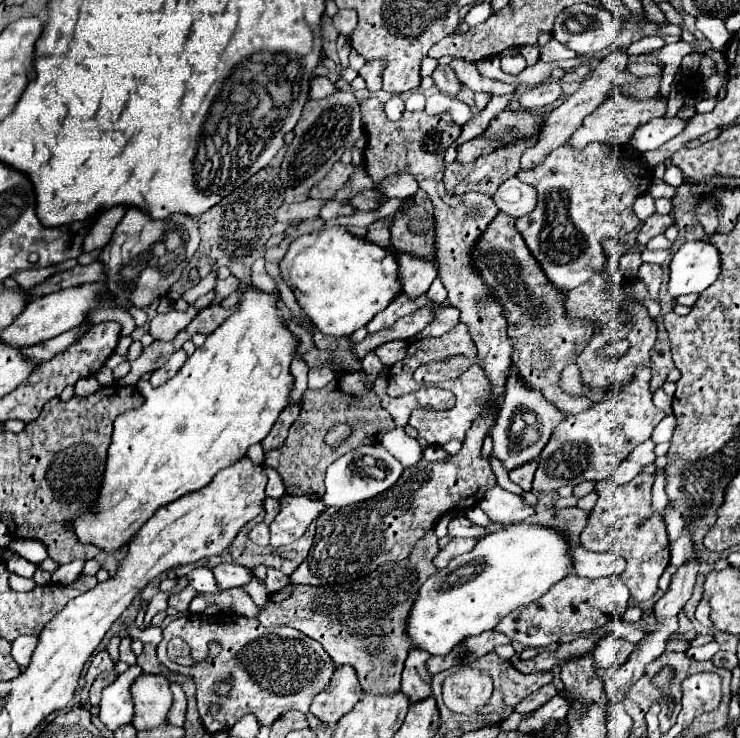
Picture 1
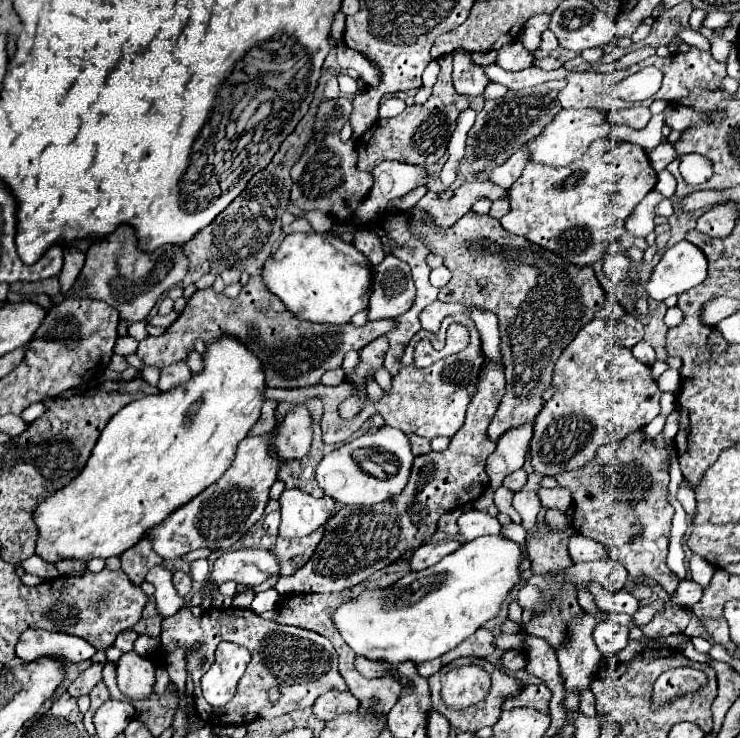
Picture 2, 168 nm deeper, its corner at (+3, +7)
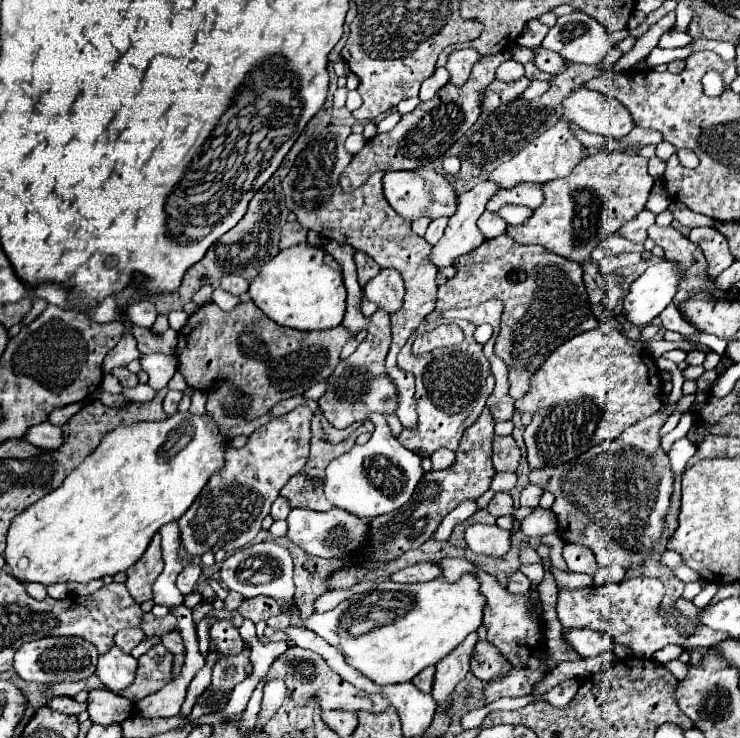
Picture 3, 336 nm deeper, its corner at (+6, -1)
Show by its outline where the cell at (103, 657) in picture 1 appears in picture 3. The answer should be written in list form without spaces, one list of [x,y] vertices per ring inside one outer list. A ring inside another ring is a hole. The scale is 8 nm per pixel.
[[[51,698],[51,700],[47,700],[47,706],[51,710],[63,712],[63,714],[75,714],[75,716],[85,712],[85,708],[87,708],[87,704],[79,704],[75,700],[67,700],[67,698]]]

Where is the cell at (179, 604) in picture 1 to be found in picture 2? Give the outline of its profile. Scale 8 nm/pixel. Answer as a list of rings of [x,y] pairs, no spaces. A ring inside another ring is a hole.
[[[174,572],[172,582],[174,582],[174,588],[176,588],[178,596],[182,596],[182,598],[184,598],[184,596],[190,592],[190,588],[192,588],[192,578],[190,578],[188,572]]]

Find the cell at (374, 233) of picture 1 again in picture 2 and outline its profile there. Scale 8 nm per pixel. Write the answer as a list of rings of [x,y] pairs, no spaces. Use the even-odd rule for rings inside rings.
[[[358,228],[356,230],[356,234],[354,234],[354,246],[356,246],[356,250],[360,250],[370,260],[372,266],[376,266],[386,256],[382,240],[378,238],[378,234],[368,232],[366,228]]]

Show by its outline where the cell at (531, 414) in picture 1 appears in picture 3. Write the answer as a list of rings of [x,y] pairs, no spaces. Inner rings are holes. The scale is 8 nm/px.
[[[497,472],[495,474],[495,480],[491,484],[491,490],[493,492],[509,492],[517,482],[517,476],[511,474],[511,472]]]

